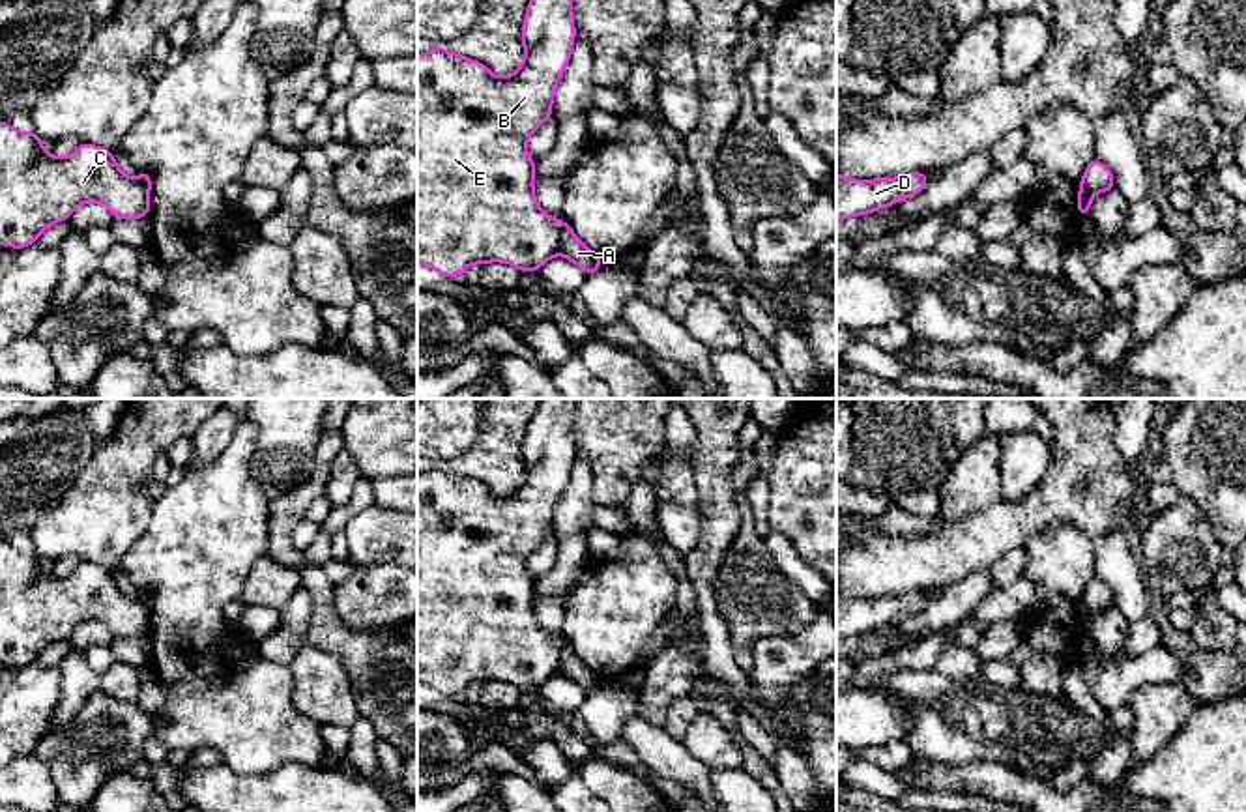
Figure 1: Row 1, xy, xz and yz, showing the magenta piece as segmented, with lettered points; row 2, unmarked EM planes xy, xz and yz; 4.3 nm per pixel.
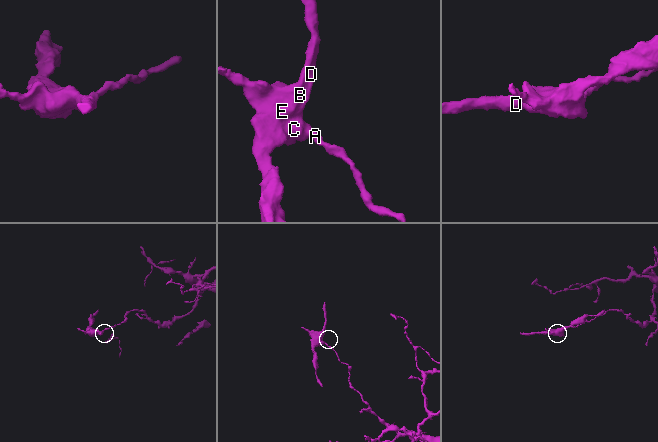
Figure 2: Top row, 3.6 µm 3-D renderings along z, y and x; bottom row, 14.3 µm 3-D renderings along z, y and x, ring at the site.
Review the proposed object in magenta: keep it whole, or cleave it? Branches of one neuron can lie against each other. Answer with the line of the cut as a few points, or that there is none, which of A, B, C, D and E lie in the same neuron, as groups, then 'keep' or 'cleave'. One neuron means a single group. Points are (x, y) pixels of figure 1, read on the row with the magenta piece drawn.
cut in xz along (565, 225), (556, 253); A / B C D E; cleave

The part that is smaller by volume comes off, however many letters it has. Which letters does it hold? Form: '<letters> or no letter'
B, C, D, E

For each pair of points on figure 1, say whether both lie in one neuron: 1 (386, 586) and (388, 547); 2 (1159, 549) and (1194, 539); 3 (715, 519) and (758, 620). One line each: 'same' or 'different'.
1: different
2: same
3: different

